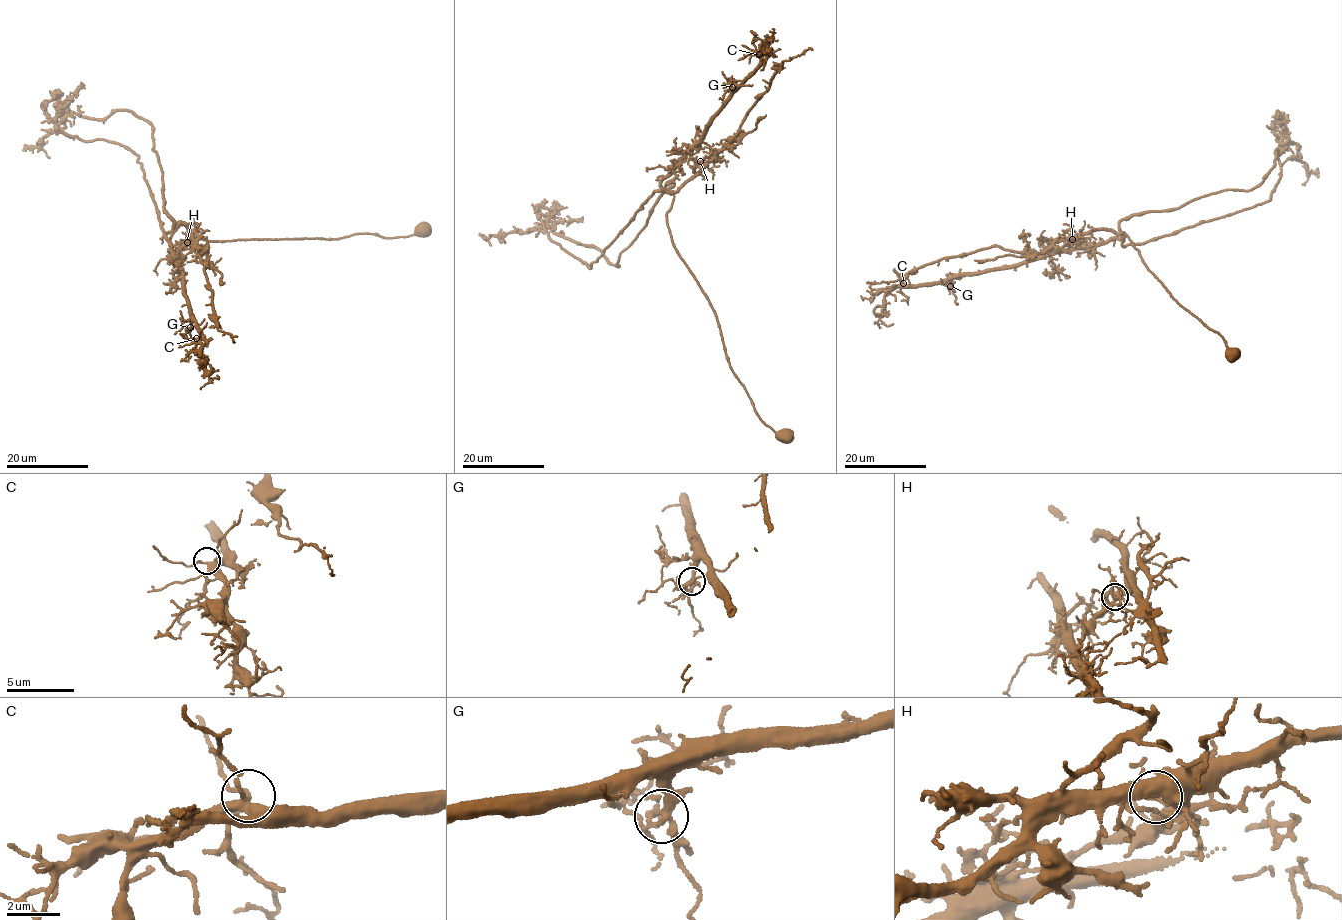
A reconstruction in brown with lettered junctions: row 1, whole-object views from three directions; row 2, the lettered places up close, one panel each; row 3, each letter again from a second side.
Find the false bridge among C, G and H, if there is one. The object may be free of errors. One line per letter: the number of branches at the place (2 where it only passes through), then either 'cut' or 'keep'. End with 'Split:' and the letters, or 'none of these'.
C: 5 branches meet; keep
G: 7 branches meet; keep
H: 5 branches meet; cut
Split: H

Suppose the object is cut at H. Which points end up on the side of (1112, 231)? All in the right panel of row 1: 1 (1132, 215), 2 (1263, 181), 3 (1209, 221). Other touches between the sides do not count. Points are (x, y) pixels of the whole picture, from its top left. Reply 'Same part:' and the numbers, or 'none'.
Same part: 3

